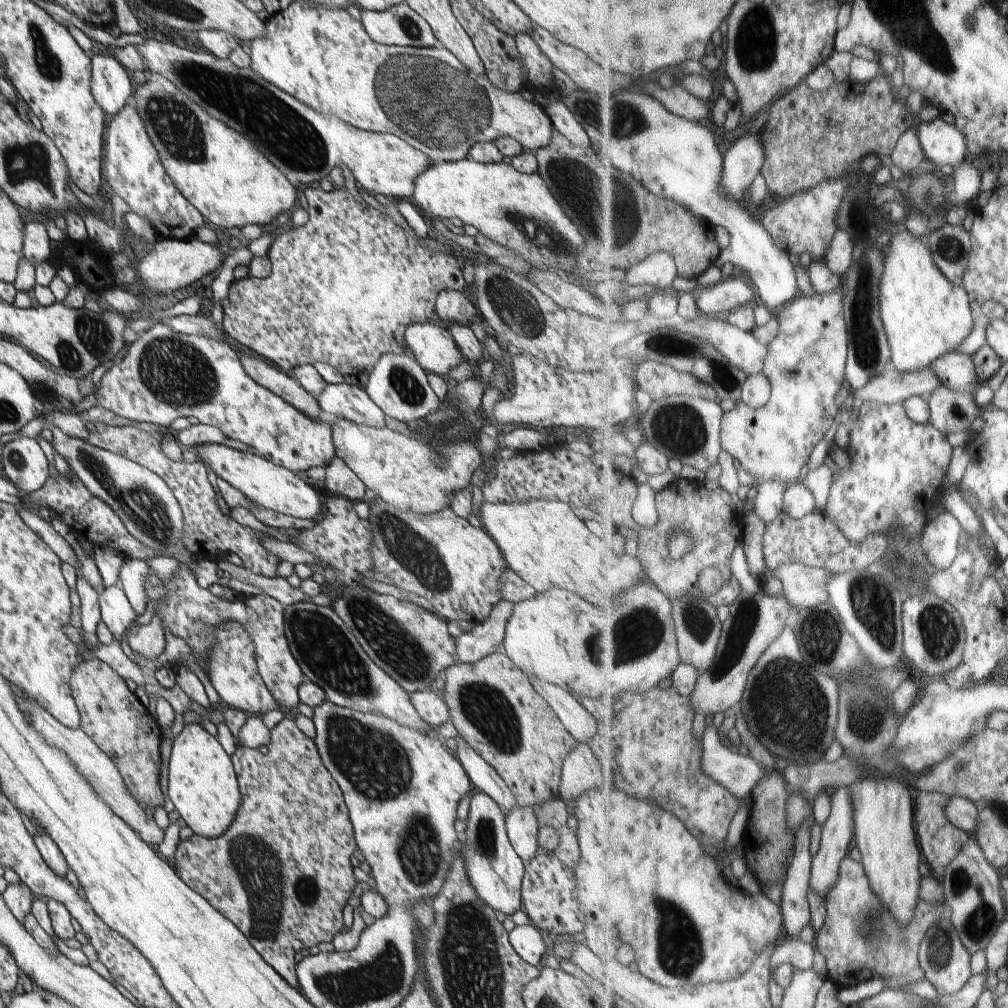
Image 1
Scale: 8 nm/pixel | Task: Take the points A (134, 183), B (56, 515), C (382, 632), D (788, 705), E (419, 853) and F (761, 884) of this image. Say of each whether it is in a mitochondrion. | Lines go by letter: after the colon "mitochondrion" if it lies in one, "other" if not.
A: other
B: other
C: mitochondrion
D: mitochondrion
E: mitochondrion
F: other

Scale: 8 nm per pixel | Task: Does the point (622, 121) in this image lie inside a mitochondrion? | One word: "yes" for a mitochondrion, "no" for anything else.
yes

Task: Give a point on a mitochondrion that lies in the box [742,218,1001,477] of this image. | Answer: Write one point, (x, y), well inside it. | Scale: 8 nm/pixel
(950, 248)

